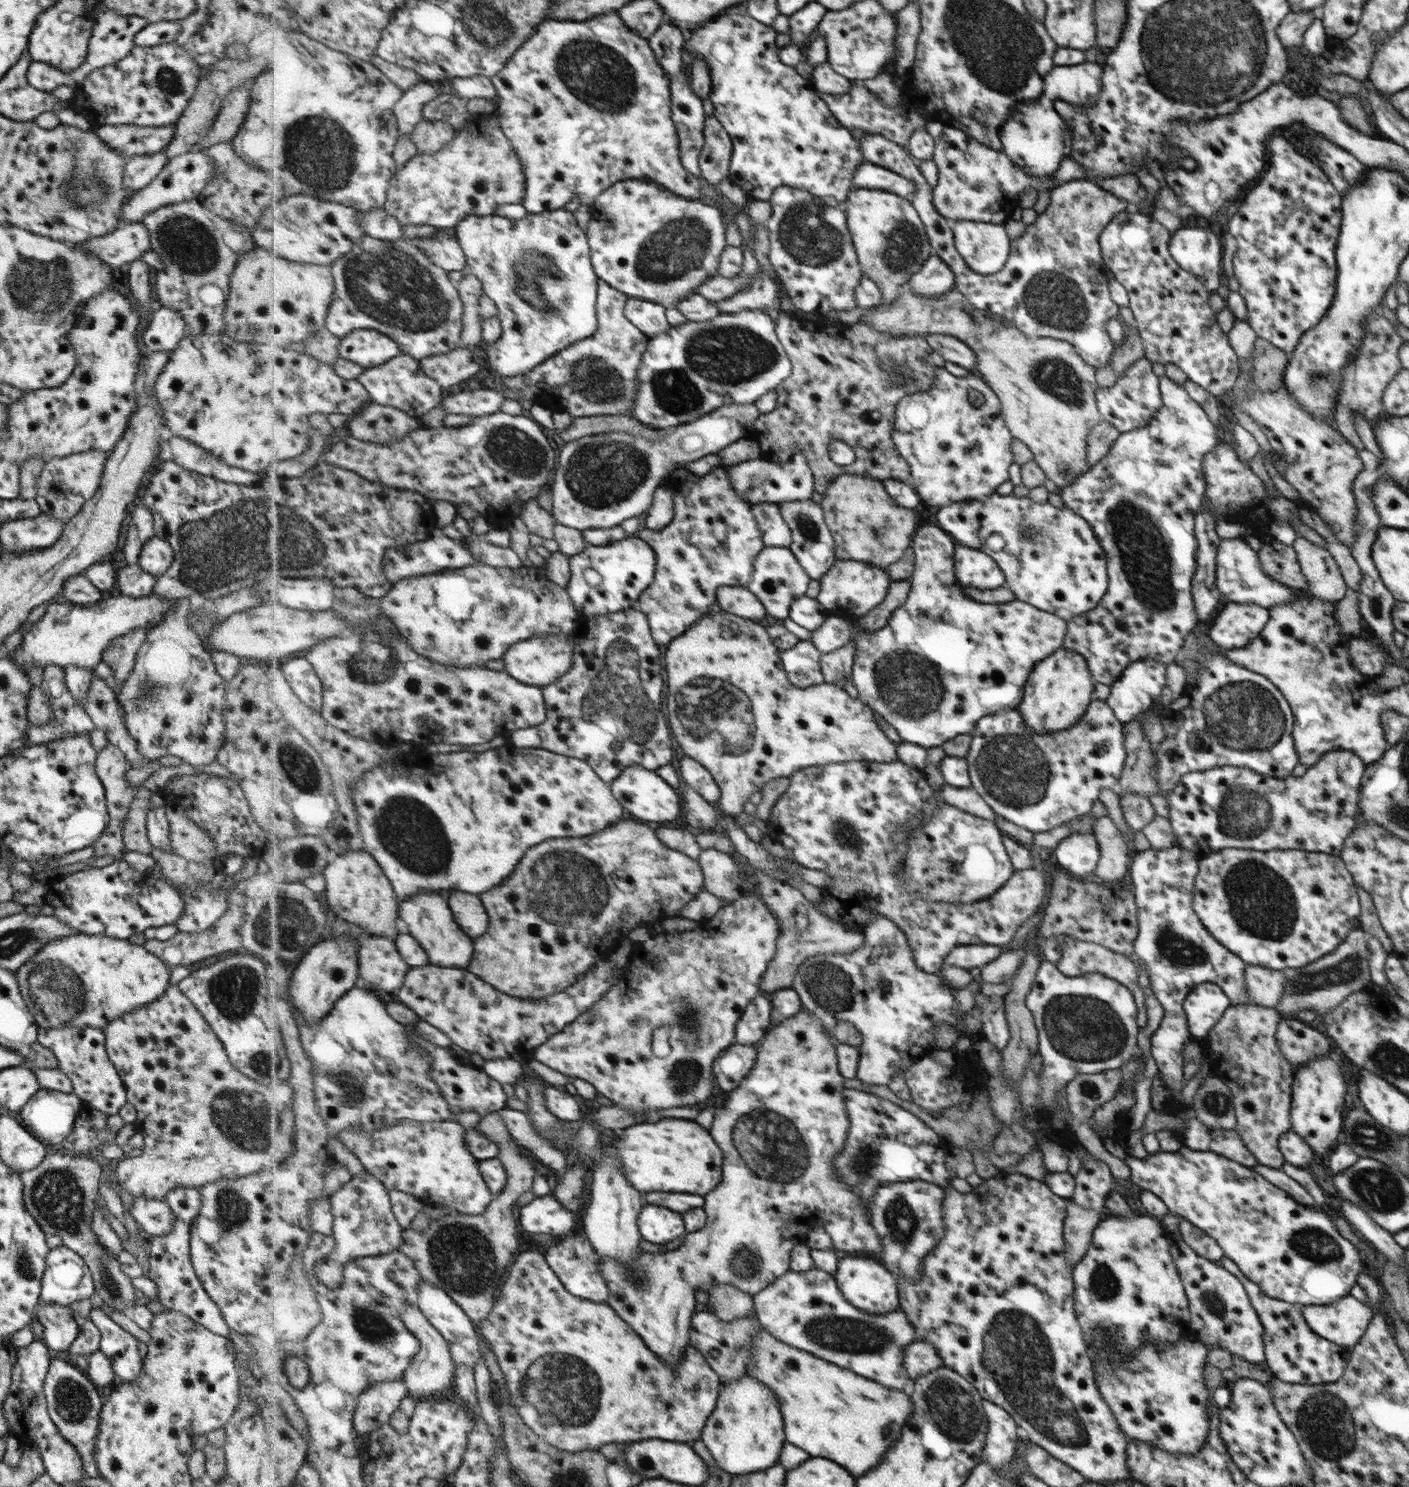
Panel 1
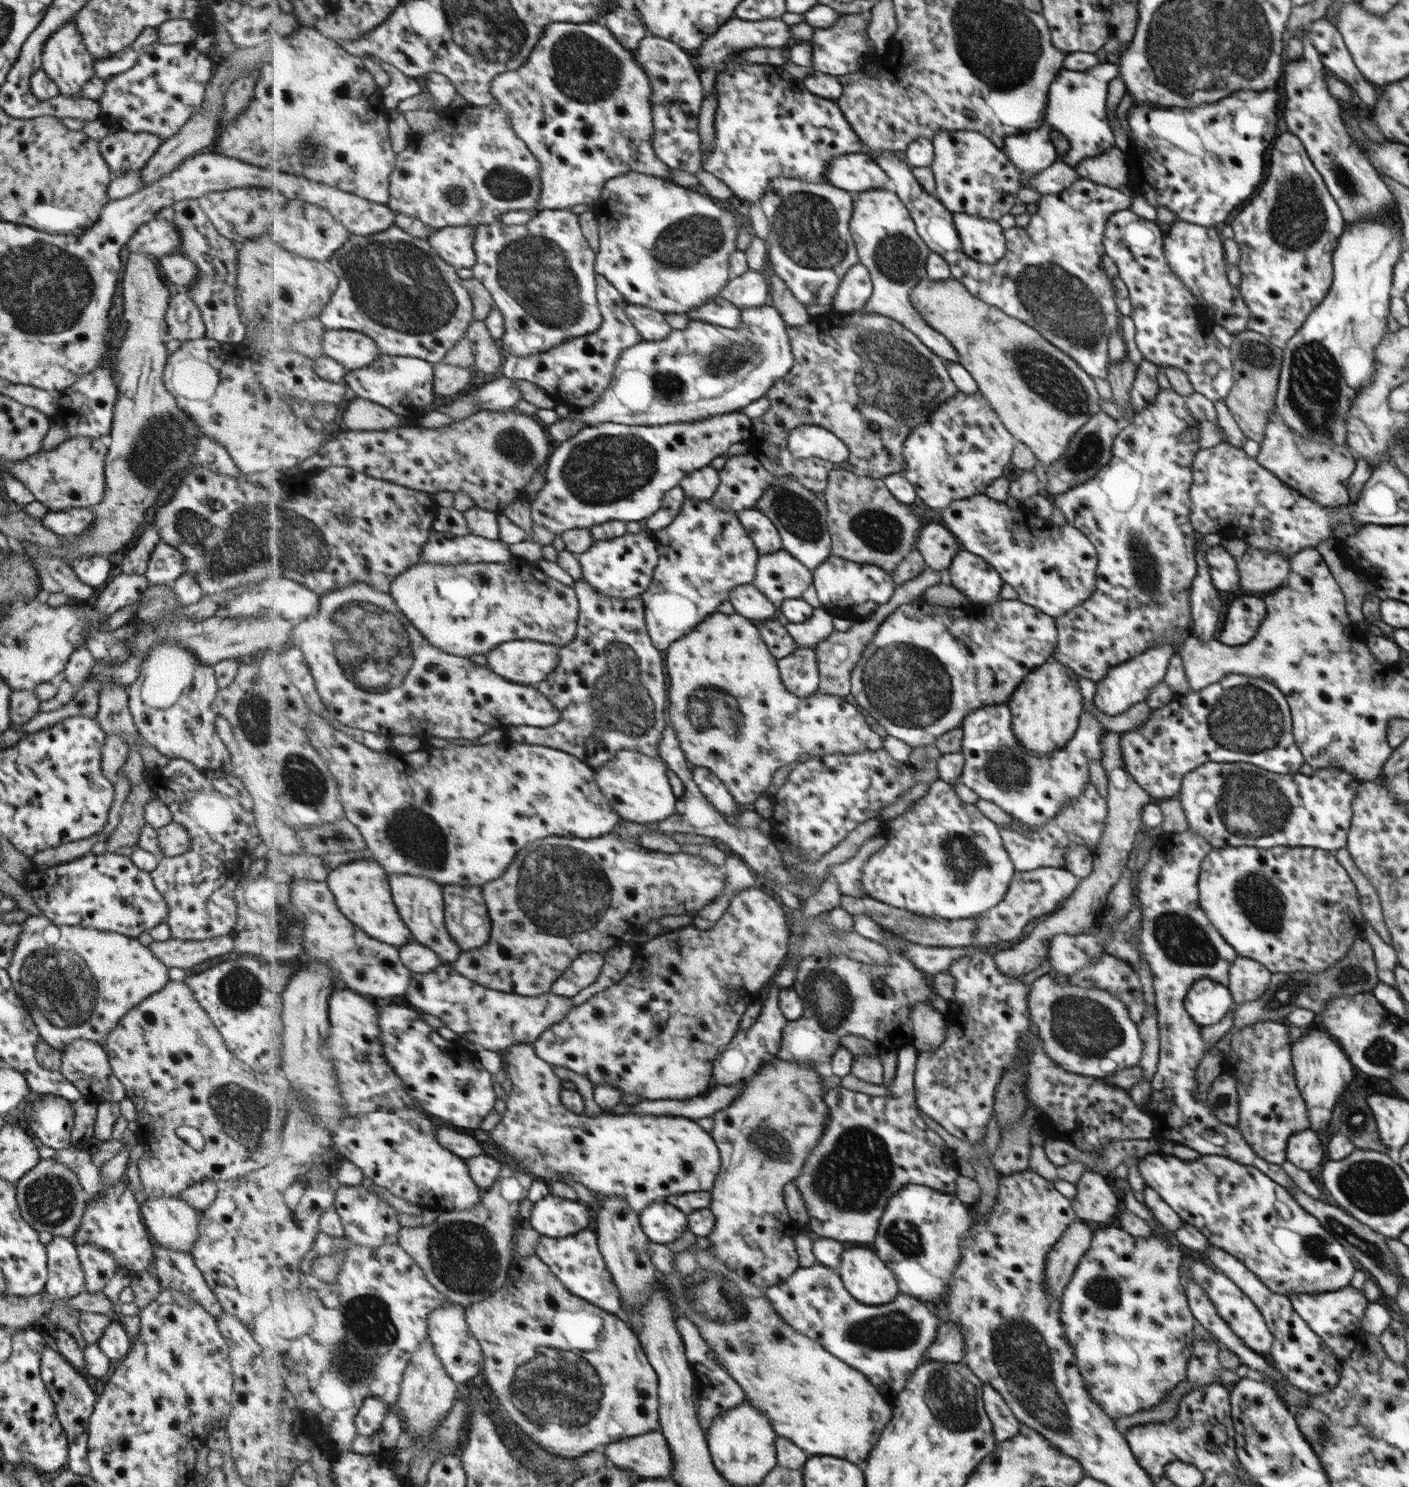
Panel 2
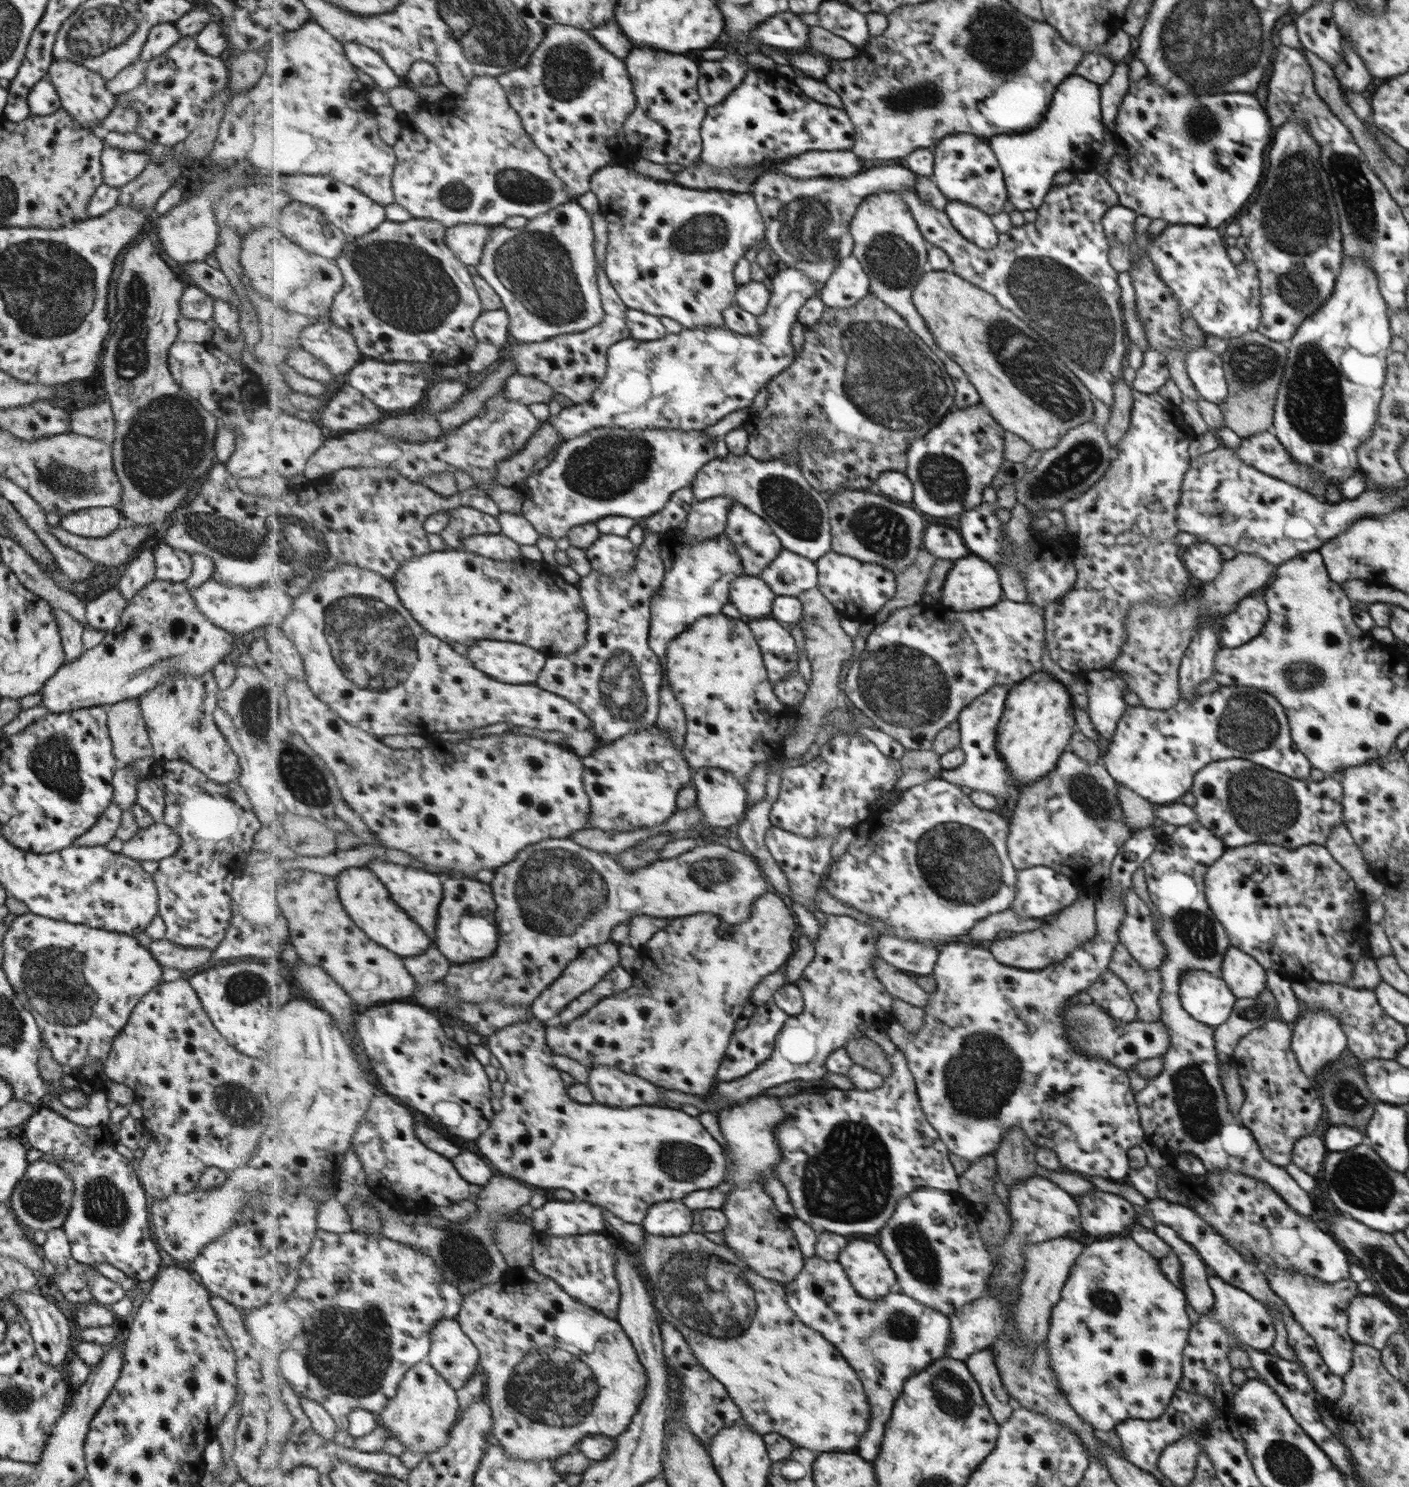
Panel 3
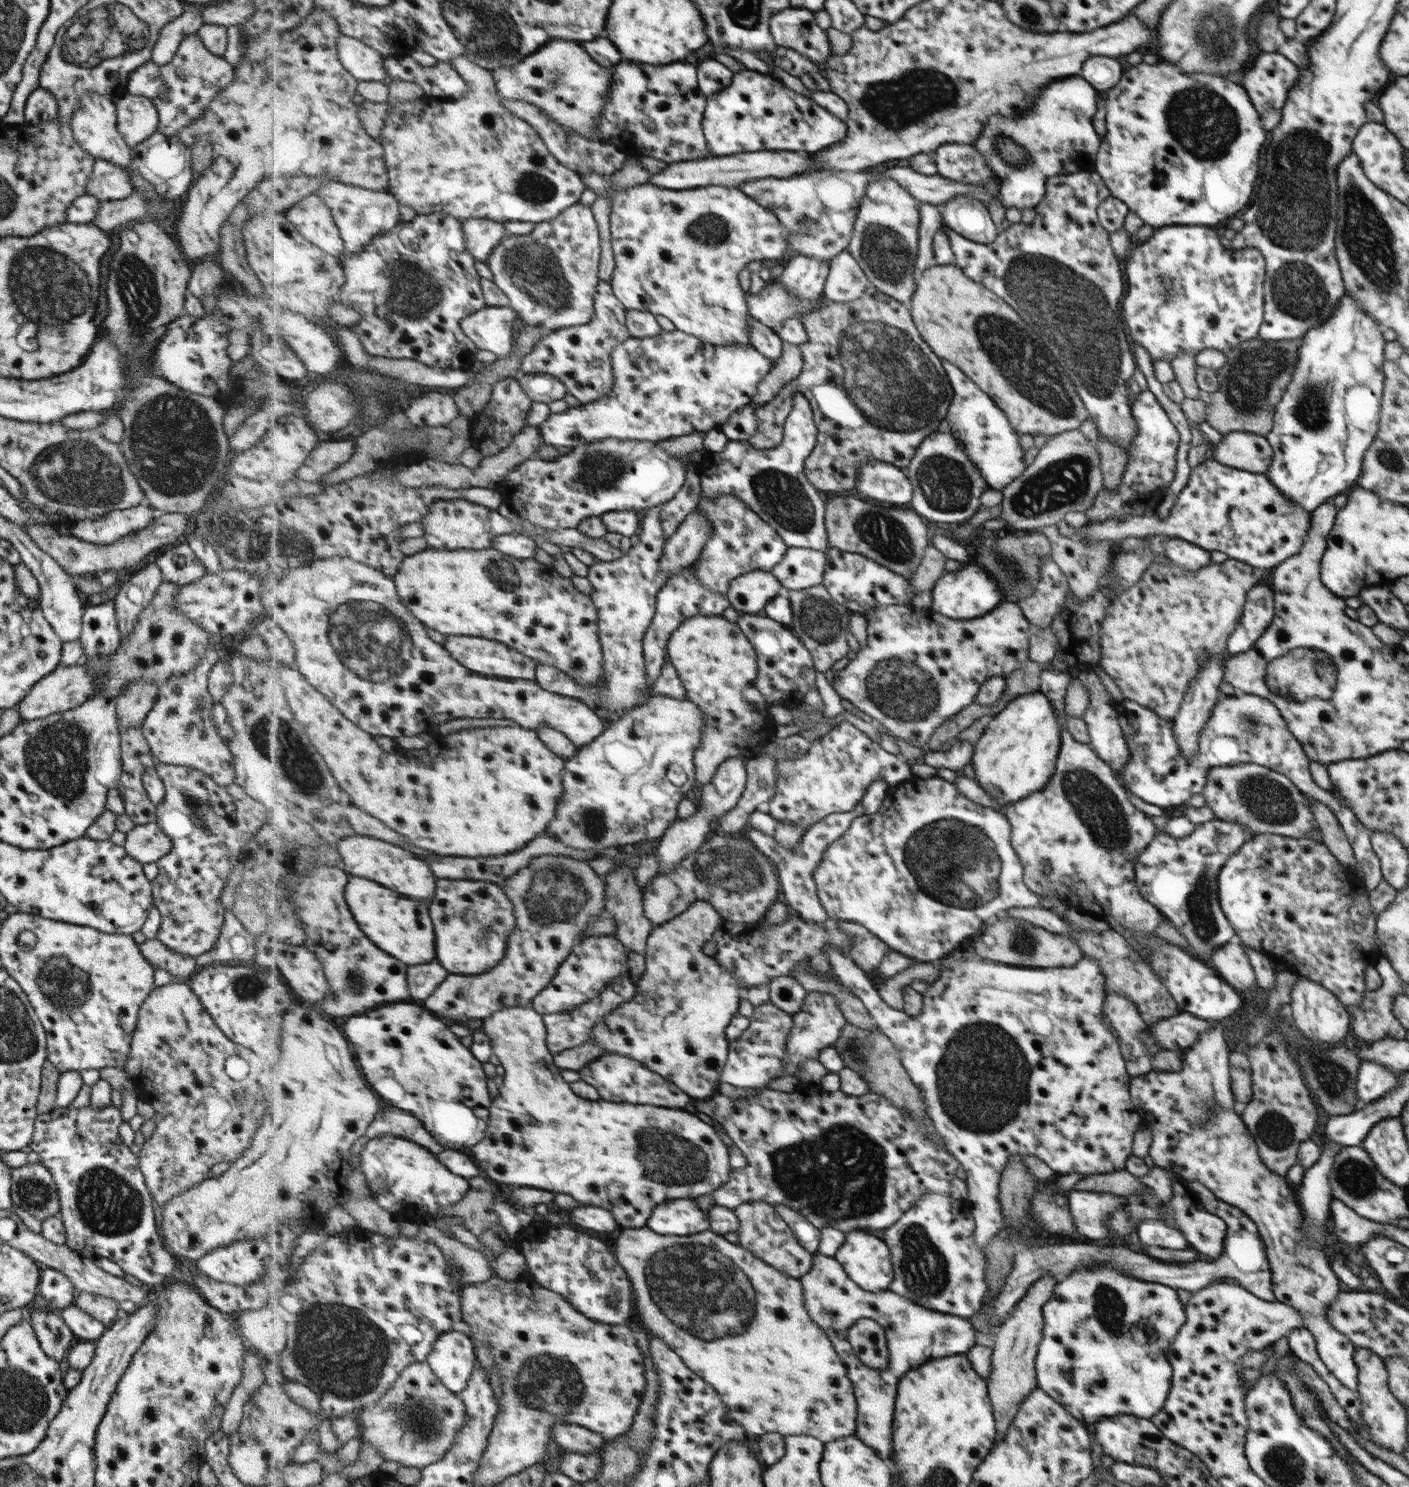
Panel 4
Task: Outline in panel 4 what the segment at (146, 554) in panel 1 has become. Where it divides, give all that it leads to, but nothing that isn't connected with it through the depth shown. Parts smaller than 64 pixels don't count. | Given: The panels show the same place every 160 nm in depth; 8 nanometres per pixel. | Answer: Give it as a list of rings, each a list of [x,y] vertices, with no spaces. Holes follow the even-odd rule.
[[[186,544],[176,545],[167,552],[163,551],[154,562],[161,572],[165,583],[172,583],[181,587],[195,582],[206,575],[203,565]]]

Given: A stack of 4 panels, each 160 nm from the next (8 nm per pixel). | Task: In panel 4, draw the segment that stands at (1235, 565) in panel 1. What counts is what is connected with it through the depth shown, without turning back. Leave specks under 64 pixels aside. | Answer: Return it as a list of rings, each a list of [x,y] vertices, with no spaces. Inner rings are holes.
[[[1172,537],[1163,543],[1163,552],[1169,561],[1185,570],[1200,570],[1211,562],[1208,550]]]

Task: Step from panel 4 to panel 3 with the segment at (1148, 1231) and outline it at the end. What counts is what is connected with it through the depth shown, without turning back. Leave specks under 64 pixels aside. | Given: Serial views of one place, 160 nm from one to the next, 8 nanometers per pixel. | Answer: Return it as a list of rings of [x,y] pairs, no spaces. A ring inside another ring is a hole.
[[[1154,1222],[1150,1228],[1163,1242],[1170,1246],[1170,1250],[1176,1254],[1179,1264],[1185,1271],[1186,1279],[1183,1281],[1181,1289],[1188,1297],[1188,1303],[1197,1314],[1208,1314],[1212,1310],[1214,1298],[1212,1290],[1206,1280],[1206,1265],[1200,1256],[1192,1249],[1189,1243],[1185,1242],[1178,1234],[1168,1226],[1159,1222]]]

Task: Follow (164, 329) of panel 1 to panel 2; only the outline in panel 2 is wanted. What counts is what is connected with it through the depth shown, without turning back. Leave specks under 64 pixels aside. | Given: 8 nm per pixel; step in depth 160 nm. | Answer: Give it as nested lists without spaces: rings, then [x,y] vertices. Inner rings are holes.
[[[179,289],[171,296],[165,312],[167,339],[186,341],[204,336],[204,324],[199,309],[190,299],[188,289]]]

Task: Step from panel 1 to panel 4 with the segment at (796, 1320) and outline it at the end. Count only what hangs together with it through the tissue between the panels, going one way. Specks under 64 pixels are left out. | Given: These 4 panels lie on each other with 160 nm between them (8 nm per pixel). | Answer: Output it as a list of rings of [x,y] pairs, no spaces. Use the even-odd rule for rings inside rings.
[[[819,1252],[815,1254],[811,1271],[807,1272],[800,1281],[804,1285],[809,1316],[828,1333],[836,1352],[848,1366],[859,1408],[856,1435],[876,1450],[883,1460],[889,1463],[892,1461],[896,1400],[901,1379],[907,1372],[934,1358],[964,1354],[971,1362],[977,1376],[985,1382],[990,1378],[992,1349],[975,1344],[976,1333],[972,1329],[969,1318],[935,1312],[889,1289],[869,1292],[848,1276],[841,1261]],[[861,1319],[876,1320],[885,1329],[890,1354],[889,1364],[885,1368],[871,1368],[854,1351],[851,1343],[851,1328]]]

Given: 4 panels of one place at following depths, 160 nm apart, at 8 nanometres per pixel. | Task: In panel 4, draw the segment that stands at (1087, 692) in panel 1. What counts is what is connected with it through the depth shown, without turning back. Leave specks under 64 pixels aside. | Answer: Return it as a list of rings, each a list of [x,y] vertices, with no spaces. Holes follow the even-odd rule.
[[[1039,690],[1031,694],[1019,695],[1012,698],[1005,708],[994,714],[987,727],[975,743],[970,763],[975,771],[975,782],[979,784],[993,802],[993,808],[1002,810],[1003,807],[1023,800],[1033,792],[1040,791],[1052,778],[1056,770],[1056,759],[1061,743],[1061,724],[1057,720],[1057,712],[1053,704]]]

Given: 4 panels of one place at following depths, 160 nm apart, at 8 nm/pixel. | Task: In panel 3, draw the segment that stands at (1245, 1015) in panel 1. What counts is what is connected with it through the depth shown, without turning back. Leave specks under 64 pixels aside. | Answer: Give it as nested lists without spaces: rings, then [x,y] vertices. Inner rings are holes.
[[[1274,1019],[1265,1022],[1260,1028],[1251,1030],[1245,1037],[1241,1038],[1232,1050],[1230,1061],[1239,1072],[1240,1085],[1243,1089],[1244,1099],[1240,1110],[1236,1112],[1239,1121],[1247,1128],[1256,1140],[1260,1152],[1266,1161],[1281,1167],[1291,1162],[1292,1148],[1298,1139],[1311,1135],[1311,1132],[1321,1116],[1321,1102],[1315,1090],[1309,1090],[1309,1078],[1299,1069],[1297,1060],[1289,1048],[1289,1034],[1287,1023]]]

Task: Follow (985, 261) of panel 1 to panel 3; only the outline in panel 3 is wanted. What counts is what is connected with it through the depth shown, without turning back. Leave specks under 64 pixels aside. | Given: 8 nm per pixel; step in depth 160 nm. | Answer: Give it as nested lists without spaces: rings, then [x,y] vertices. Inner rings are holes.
[[[960,200],[946,201],[944,211],[965,240],[985,250],[996,246],[997,230],[993,228],[988,213]]]

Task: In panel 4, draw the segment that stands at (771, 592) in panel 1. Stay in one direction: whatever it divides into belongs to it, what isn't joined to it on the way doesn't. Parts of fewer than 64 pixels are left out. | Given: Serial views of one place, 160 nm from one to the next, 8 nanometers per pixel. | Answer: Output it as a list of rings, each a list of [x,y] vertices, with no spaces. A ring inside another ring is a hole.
[[[789,548],[784,560],[772,570],[786,592],[822,585],[826,578],[827,554],[805,548]]]

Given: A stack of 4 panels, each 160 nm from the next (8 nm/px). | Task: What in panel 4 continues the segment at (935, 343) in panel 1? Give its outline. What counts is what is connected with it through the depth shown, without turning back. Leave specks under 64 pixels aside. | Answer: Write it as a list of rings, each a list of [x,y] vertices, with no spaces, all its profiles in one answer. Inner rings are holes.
[[[877,179],[868,186],[862,197],[860,210],[856,218],[856,226],[852,242],[847,250],[858,260],[862,269],[881,292],[892,296],[895,300],[910,305],[917,290],[917,263],[920,250],[920,205],[917,199],[903,186],[893,179]]]

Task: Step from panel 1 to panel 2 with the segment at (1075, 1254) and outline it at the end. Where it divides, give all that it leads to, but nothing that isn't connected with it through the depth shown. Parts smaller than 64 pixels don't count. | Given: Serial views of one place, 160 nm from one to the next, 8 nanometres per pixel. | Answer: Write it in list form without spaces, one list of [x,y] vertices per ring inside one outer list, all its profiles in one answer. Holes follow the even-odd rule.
[[[1076,1218],[1069,1224],[1068,1228],[1058,1239],[1058,1242],[1051,1248],[1049,1255],[1046,1256],[1046,1268],[1044,1269],[1046,1278],[1045,1284],[1054,1299],[1060,1298],[1069,1279],[1075,1274],[1077,1264],[1086,1254],[1085,1248],[1090,1247],[1089,1242],[1092,1242],[1092,1238],[1091,1230],[1089,1230],[1087,1222],[1083,1222],[1081,1219]]]

